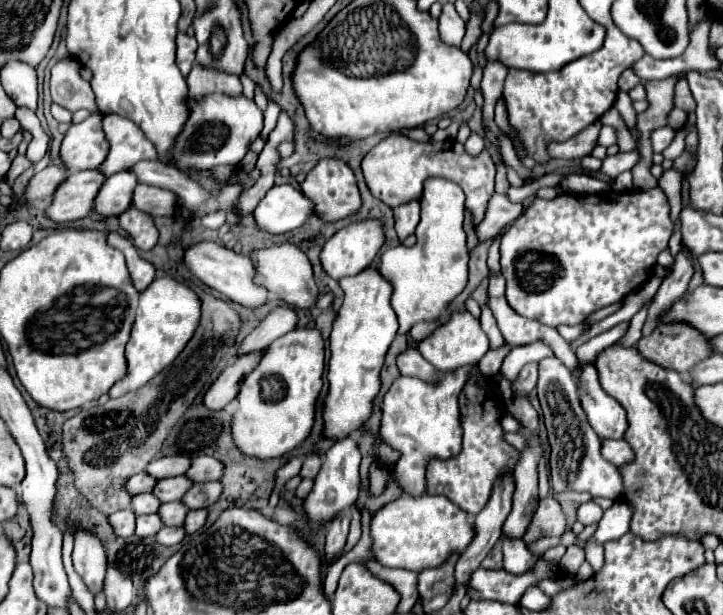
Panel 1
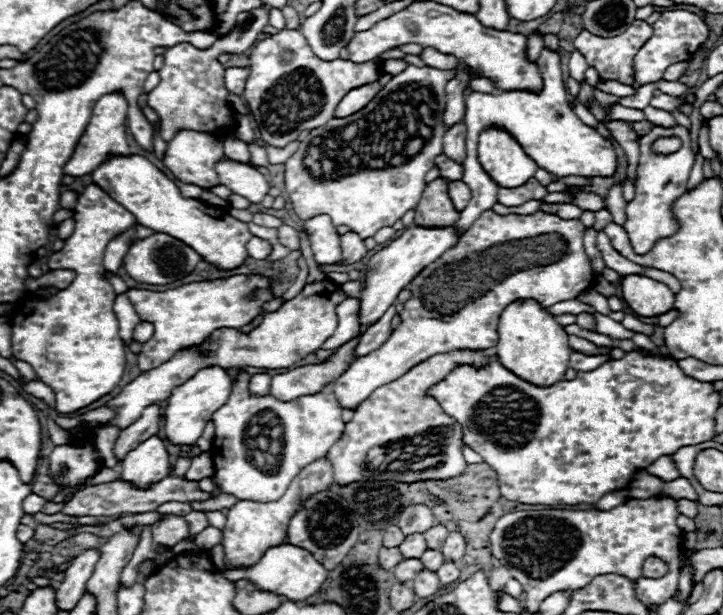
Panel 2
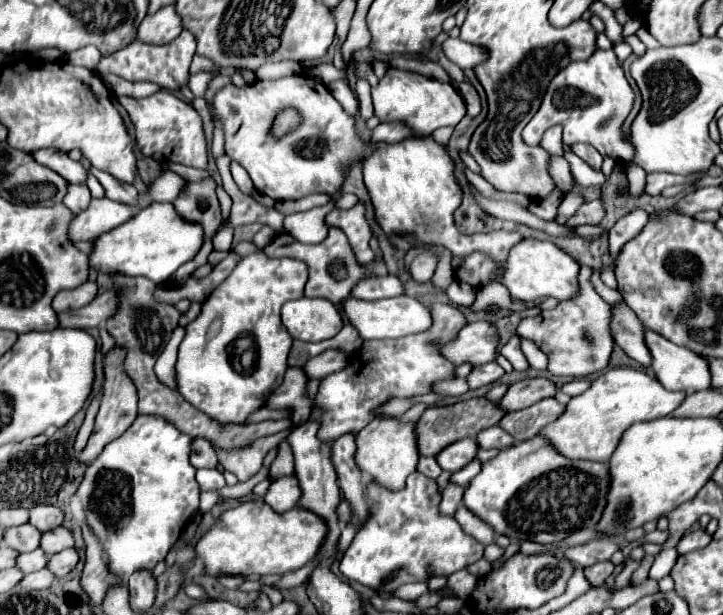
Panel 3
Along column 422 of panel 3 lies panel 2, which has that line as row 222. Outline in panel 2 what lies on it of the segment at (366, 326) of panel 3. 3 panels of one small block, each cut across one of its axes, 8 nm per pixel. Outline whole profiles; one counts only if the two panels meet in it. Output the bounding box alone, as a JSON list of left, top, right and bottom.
[304,214,342,264]

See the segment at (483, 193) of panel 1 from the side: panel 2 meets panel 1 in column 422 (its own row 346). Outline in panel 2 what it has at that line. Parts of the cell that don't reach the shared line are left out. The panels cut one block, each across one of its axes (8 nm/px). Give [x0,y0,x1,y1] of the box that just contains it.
[126,274,274,372]

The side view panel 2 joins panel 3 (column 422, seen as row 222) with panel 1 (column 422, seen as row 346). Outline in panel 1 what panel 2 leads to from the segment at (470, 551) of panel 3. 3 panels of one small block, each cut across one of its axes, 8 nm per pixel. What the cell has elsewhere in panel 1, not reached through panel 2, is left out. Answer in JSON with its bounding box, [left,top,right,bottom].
[380,364,474,496]

